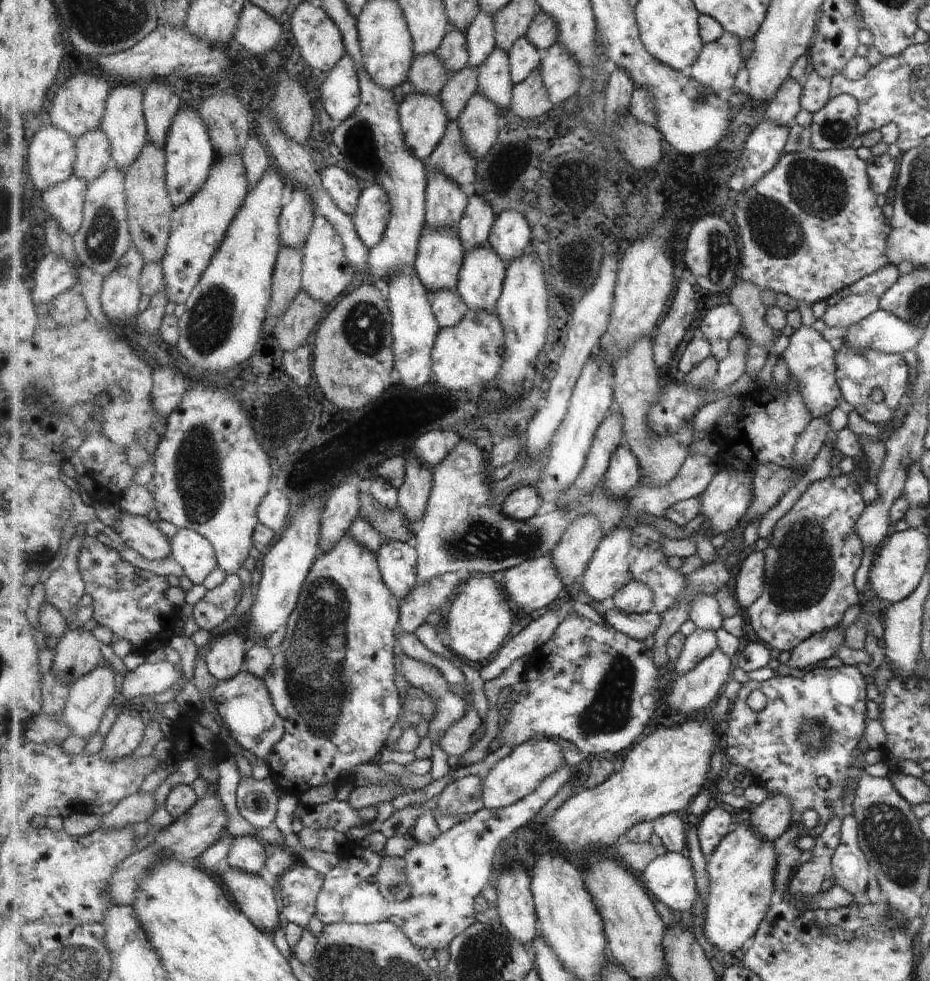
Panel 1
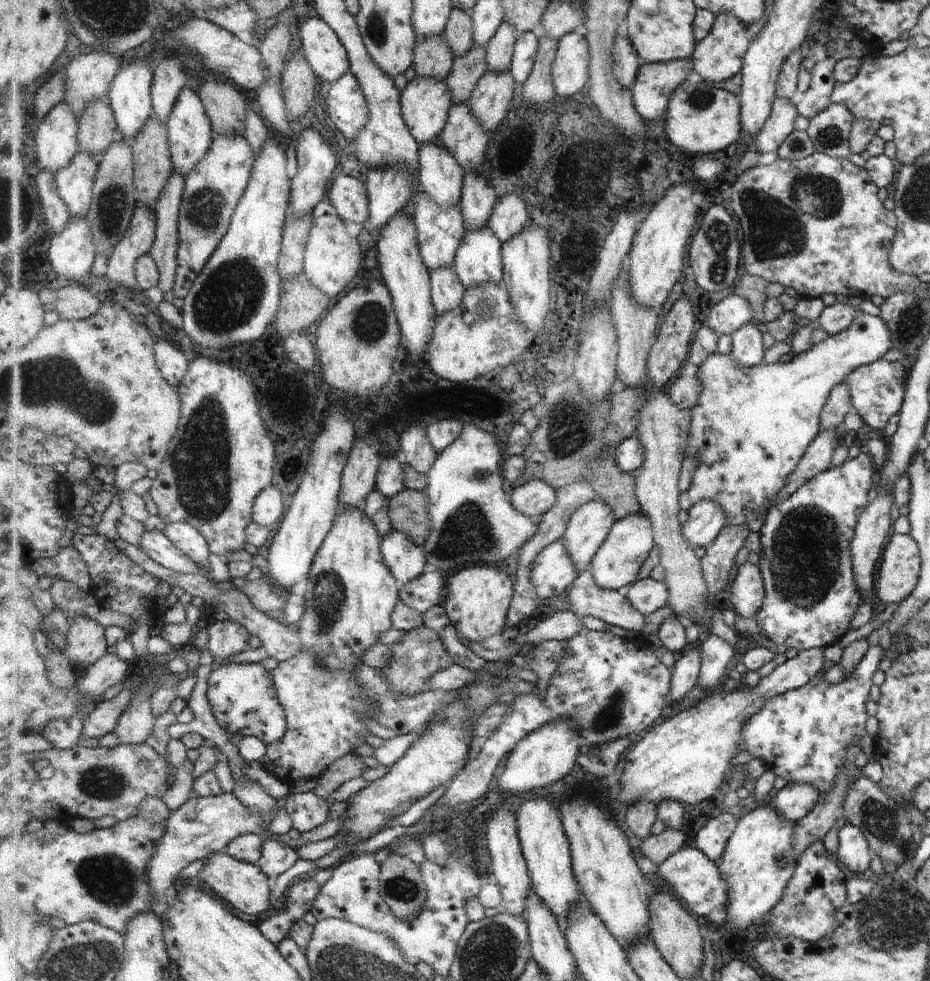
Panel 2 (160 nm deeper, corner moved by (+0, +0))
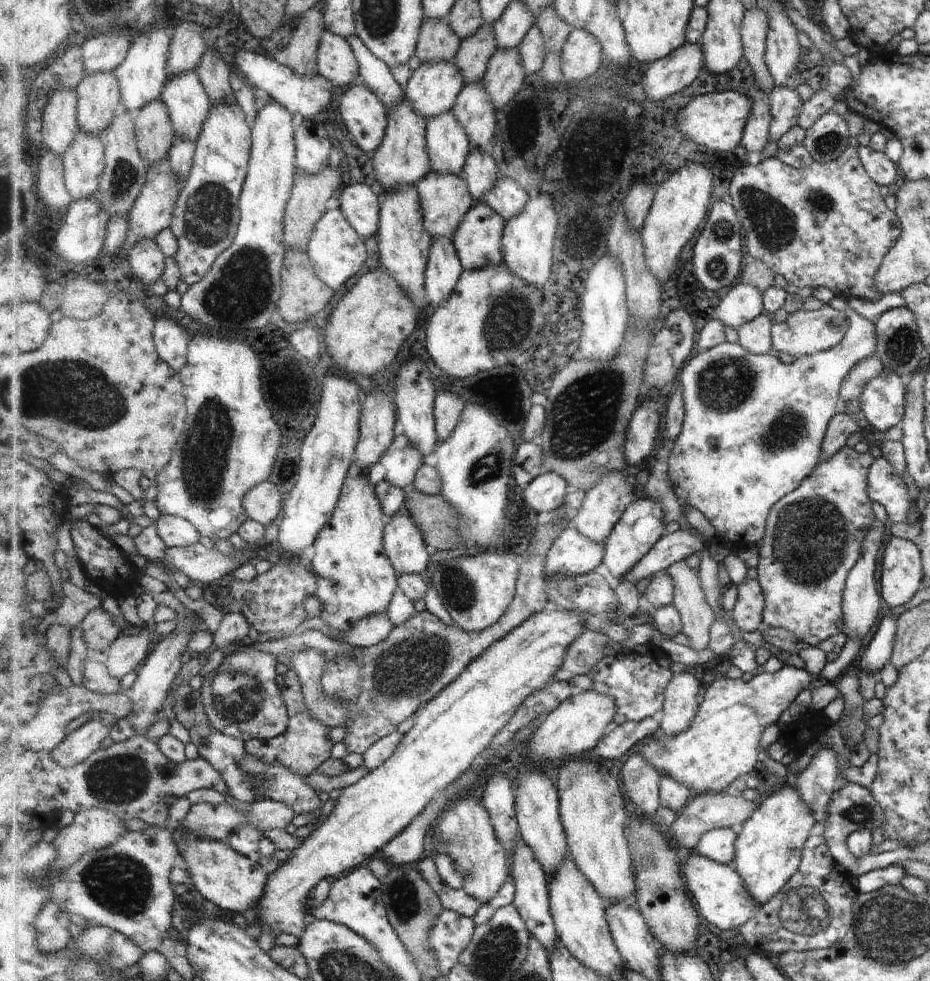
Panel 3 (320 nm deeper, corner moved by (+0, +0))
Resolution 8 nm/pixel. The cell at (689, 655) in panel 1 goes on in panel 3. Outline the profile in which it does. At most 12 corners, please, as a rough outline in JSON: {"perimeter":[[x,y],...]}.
{"perimeter":[[690,670],[673,676],[659,721],[681,734],[700,708],[701,684]]}

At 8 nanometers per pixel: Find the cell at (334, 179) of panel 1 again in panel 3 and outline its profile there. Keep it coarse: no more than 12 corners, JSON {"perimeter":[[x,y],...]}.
{"perimeter":[[353,182],[337,195],[364,240],[380,226],[380,192]]}

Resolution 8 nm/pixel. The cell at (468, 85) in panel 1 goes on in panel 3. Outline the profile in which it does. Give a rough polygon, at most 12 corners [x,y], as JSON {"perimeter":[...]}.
{"perimeter":[[484,24],[462,40],[455,64],[464,86],[481,82],[498,50]]}

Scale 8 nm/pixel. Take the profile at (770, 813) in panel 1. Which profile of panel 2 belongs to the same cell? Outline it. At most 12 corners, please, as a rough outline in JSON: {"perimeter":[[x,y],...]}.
{"perimeter":[[813,786],[783,787],[772,805],[787,820],[799,822],[817,800]]}

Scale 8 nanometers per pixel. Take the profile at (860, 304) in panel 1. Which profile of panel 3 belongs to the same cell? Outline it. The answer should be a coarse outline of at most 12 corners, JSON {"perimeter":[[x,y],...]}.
{"perimeter":[[828,305],[774,323],[775,352],[797,360],[836,346],[845,312]]}

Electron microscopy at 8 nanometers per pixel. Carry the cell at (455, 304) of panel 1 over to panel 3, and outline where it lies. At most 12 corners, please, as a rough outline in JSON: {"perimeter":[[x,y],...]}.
{"perimeter":[[434,238],[426,270],[434,308],[465,271],[453,238]]}

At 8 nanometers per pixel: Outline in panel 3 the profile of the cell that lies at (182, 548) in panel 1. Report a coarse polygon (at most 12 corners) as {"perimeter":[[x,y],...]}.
{"perimeter":[[163,514],[155,522],[166,546],[201,543],[185,518]]}

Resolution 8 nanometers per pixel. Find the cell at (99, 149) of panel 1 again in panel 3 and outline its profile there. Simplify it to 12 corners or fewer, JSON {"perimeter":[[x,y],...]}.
{"perimeter":[[115,73],[85,75],[80,130],[97,138],[124,110]]}

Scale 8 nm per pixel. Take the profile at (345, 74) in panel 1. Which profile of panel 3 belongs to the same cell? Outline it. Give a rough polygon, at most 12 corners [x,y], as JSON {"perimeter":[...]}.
{"perimeter":[[354,83],[337,100],[355,145],[377,151],[389,127],[385,104]]}

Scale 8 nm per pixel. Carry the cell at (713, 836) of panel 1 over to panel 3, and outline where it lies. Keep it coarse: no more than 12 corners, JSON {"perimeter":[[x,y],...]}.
{"perimeter":[[732,828],[701,838],[695,852],[735,869]]}

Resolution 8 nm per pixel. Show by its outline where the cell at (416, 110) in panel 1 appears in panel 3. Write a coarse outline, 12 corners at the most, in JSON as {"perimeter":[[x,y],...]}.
{"perimeter":[[455,62],[420,64],[405,99],[427,122],[453,110],[465,78]]}

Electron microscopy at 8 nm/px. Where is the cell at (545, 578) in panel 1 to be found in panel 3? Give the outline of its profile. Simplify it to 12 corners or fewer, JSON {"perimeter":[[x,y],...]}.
{"perimeter":[[575,526],[549,548],[546,576],[593,573],[605,543]]}

